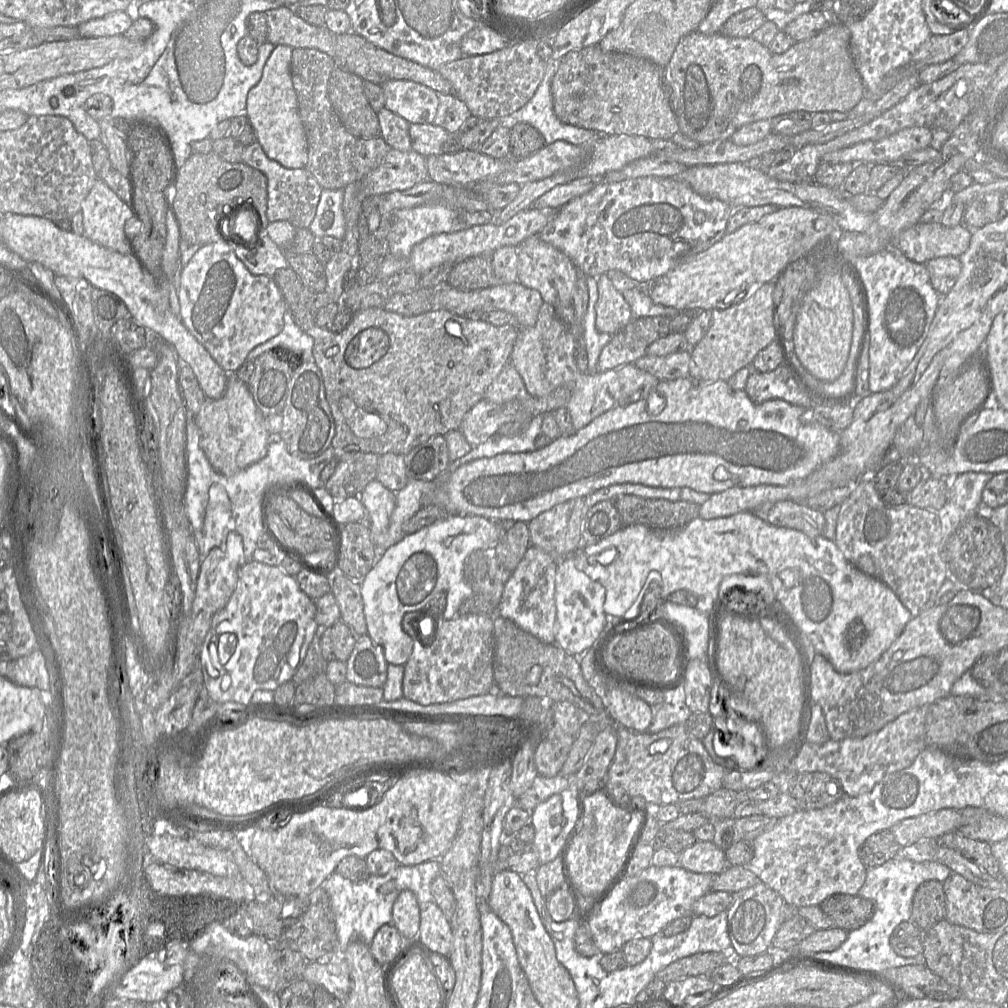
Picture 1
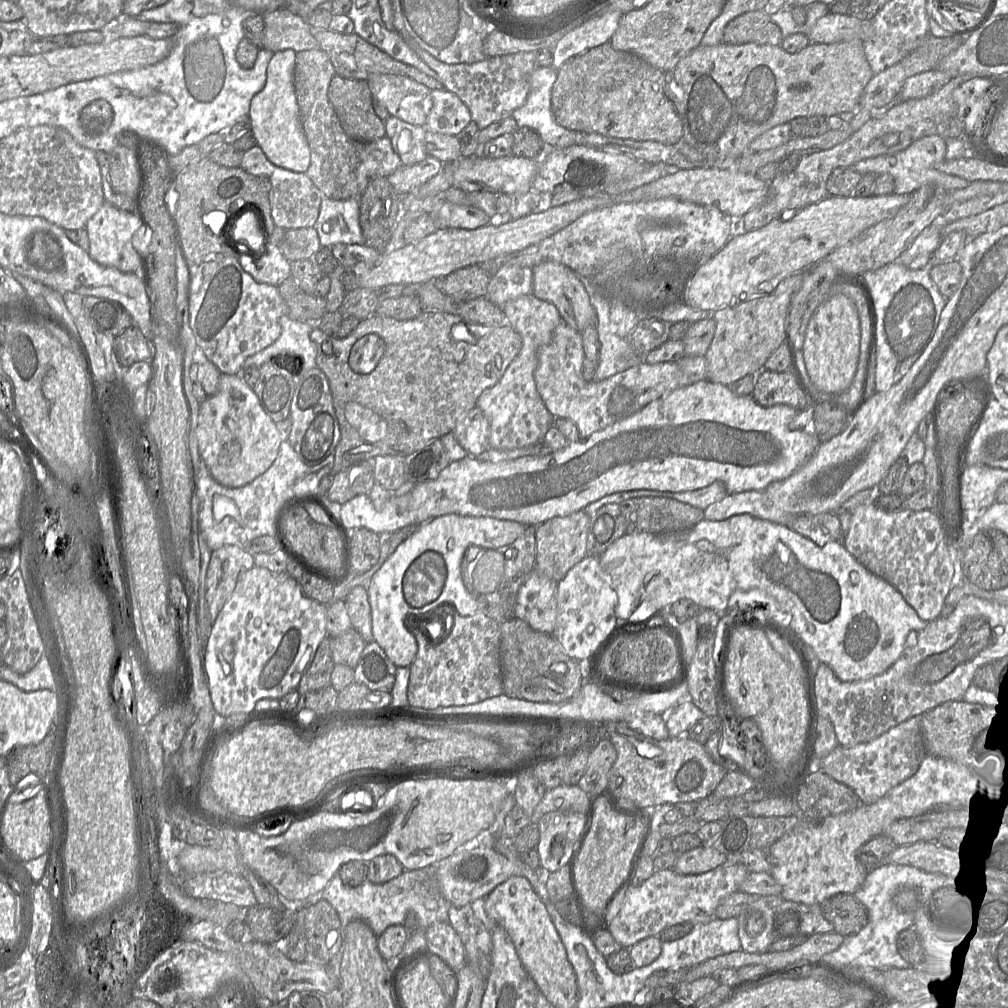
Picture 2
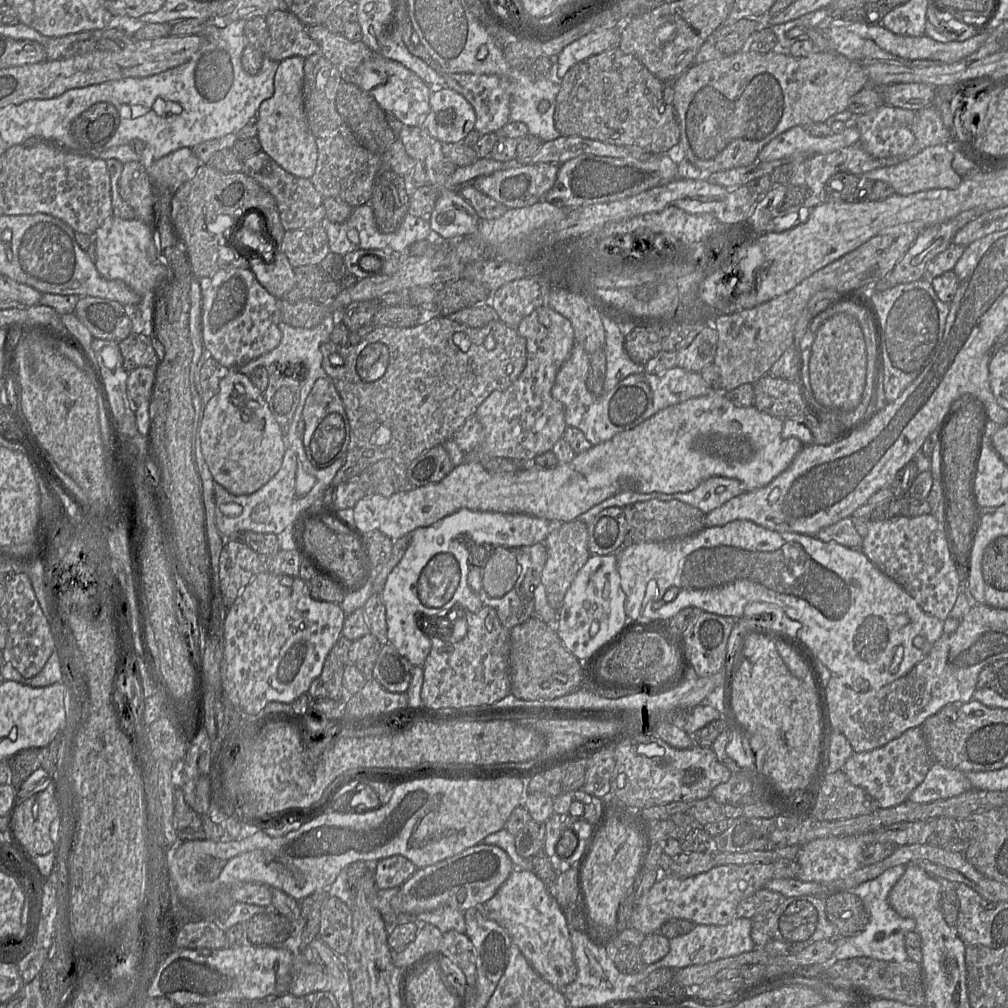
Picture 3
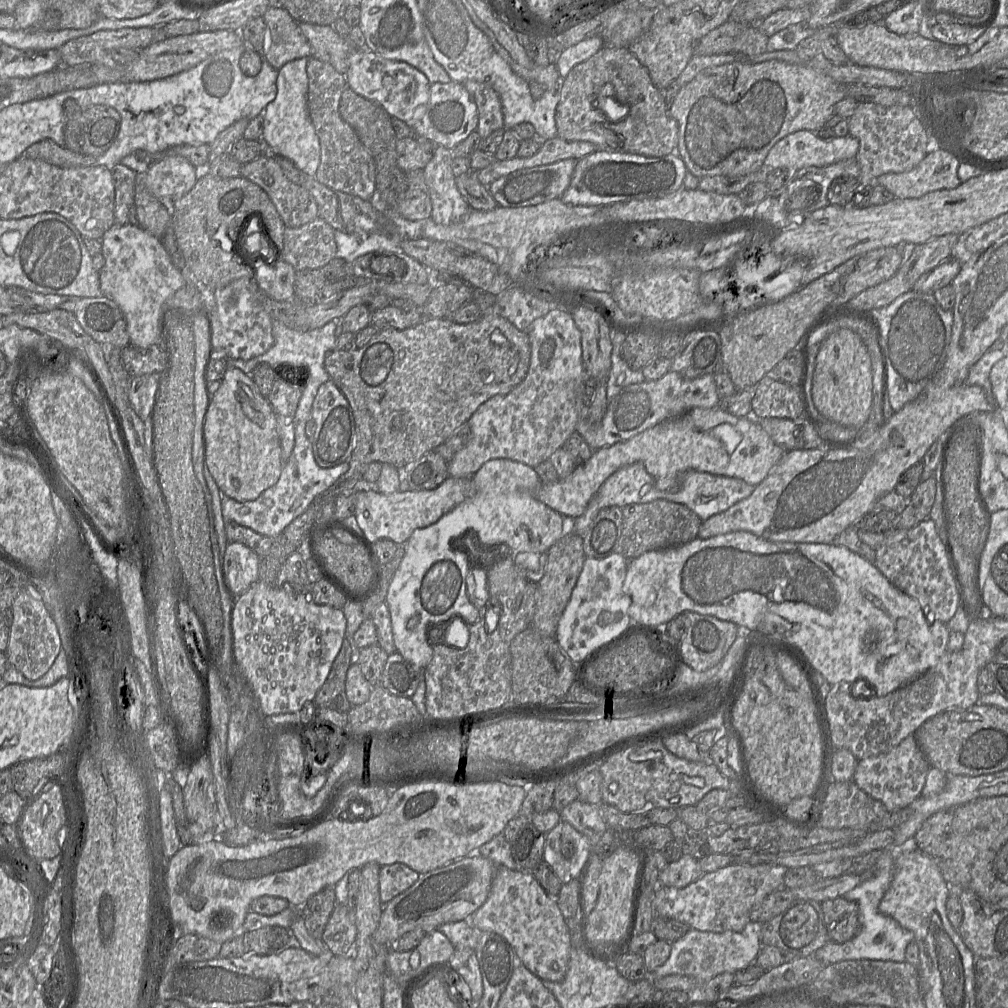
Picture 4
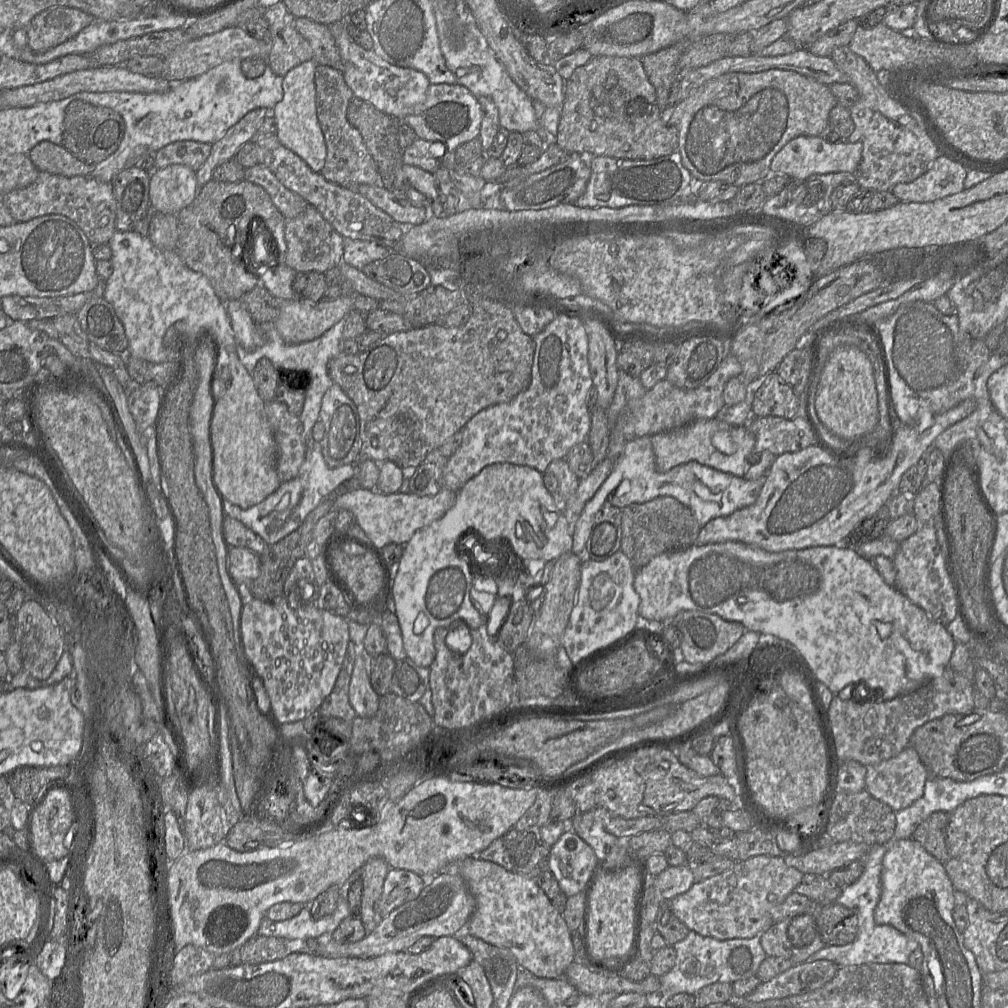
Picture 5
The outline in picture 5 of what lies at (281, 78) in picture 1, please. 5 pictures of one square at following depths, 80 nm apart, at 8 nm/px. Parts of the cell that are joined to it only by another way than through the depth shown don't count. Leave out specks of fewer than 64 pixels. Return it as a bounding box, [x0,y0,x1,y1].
[271,59,327,172]

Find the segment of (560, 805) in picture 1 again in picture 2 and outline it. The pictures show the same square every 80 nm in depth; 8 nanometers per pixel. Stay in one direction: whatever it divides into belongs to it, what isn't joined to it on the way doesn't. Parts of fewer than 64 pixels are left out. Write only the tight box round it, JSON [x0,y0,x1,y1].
[537,812,586,872]

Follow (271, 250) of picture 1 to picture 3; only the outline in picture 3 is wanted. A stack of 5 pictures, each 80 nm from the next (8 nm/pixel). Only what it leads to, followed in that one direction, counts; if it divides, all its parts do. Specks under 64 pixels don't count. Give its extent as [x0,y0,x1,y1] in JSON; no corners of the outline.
[248,249,295,299]

